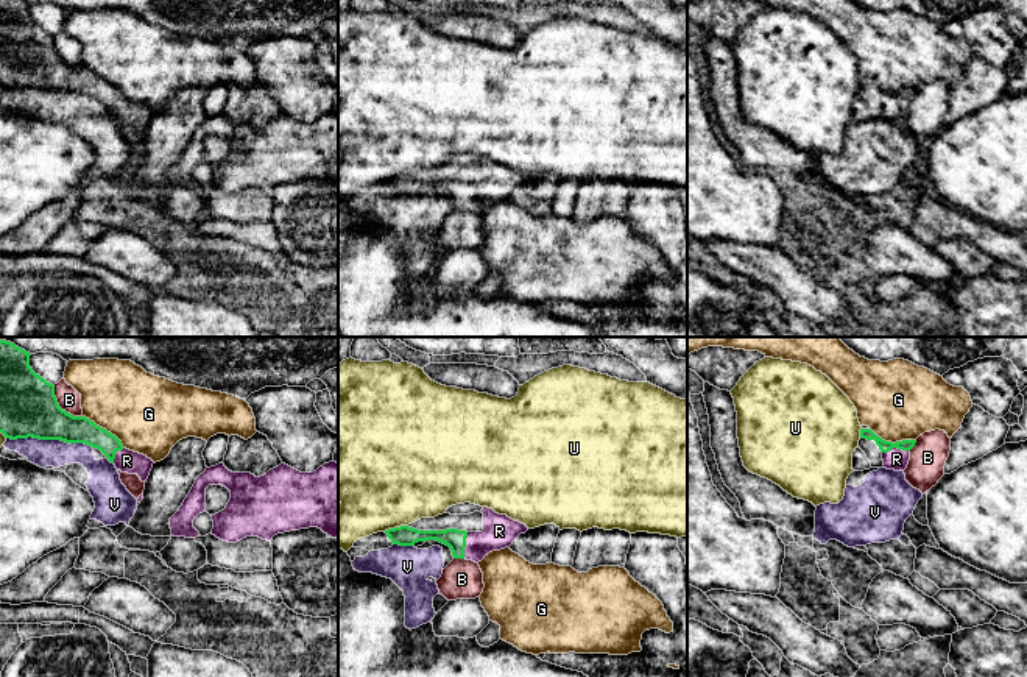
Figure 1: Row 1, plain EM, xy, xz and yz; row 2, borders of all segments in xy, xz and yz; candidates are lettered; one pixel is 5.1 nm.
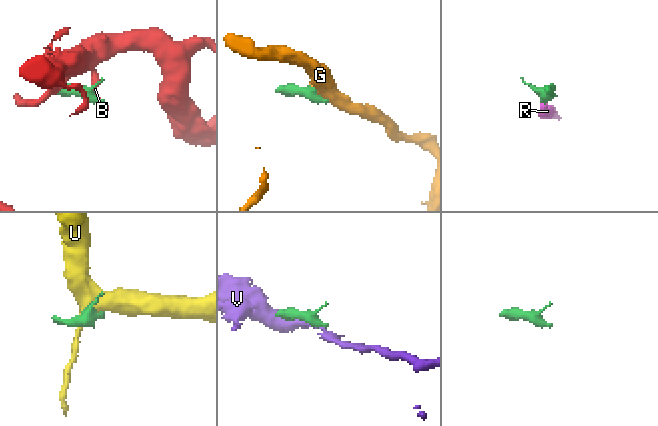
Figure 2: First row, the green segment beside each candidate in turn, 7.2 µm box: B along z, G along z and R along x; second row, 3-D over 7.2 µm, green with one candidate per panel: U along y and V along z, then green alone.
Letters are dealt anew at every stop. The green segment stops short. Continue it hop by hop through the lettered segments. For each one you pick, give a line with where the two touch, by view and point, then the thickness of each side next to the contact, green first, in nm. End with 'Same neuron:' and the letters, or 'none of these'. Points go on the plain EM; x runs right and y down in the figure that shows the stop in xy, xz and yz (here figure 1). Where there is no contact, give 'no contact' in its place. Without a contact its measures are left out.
R: yz (895, 97) | 60/110 nm
Same neuron: R

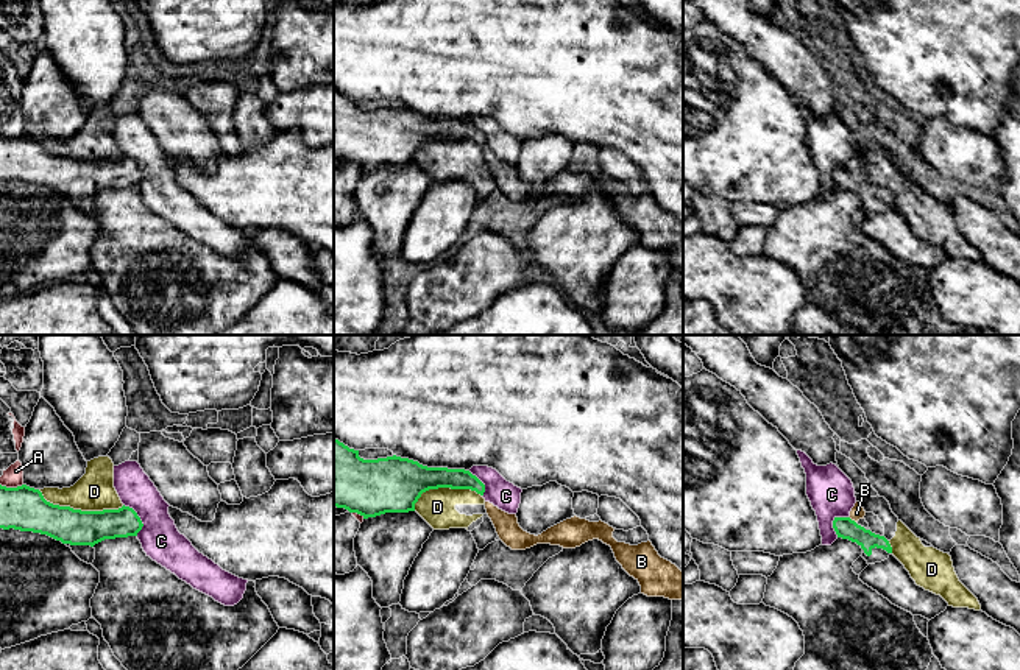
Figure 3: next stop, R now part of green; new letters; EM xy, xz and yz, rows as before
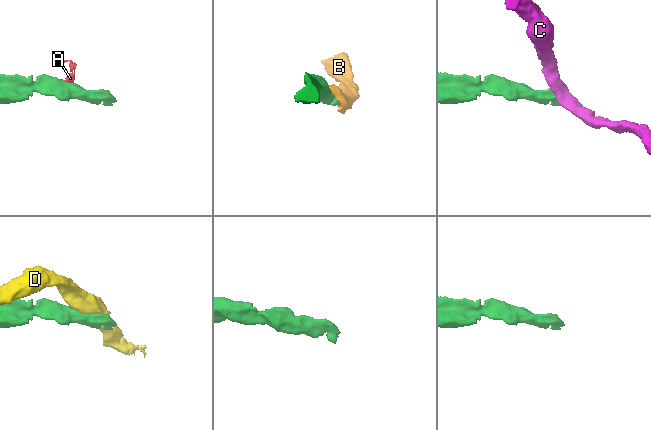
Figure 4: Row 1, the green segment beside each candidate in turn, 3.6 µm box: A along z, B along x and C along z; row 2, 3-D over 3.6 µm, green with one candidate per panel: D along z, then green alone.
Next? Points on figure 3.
B: yz (850, 170) | 110/70 nm
Same neuron: B

